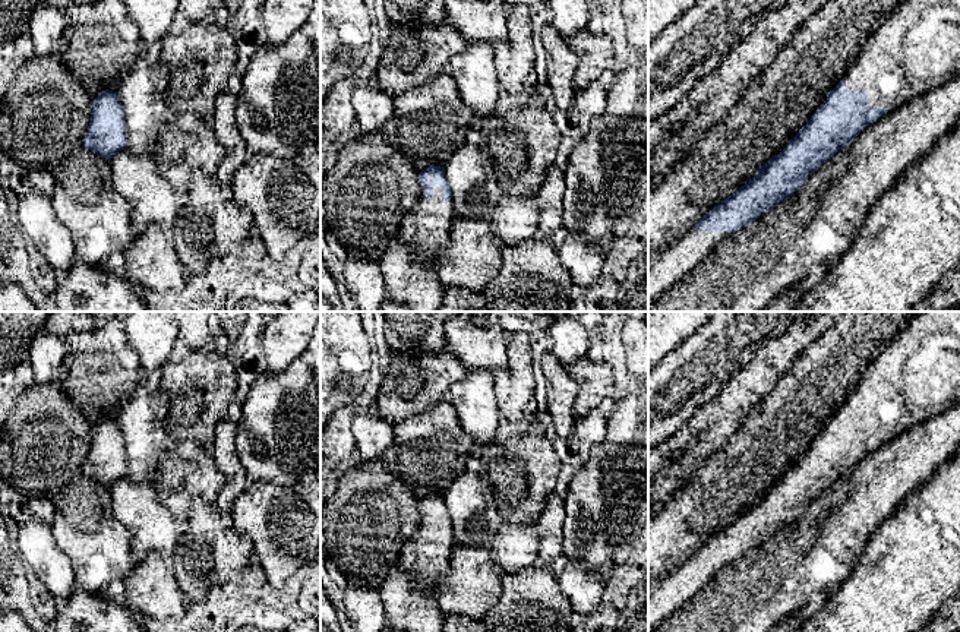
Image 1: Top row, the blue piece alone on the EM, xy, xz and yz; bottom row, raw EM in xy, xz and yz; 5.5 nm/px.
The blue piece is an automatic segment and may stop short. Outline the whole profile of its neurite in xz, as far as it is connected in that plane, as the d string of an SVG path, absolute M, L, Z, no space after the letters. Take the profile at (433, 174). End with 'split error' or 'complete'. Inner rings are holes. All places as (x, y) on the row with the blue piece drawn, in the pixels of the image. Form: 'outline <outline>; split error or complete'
outline M429 165L419 174L419 181L417 203L411 206L410 219L400 224L400 237L417 241L432 262L439 262L455 217L445 167Z; split error

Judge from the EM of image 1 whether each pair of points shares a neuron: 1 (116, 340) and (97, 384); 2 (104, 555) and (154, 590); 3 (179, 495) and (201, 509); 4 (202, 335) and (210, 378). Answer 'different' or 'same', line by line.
1: same
2: different
3: different
4: different

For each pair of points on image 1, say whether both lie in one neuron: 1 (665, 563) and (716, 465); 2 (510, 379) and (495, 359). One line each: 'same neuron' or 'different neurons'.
1: same neuron
2: different neurons

